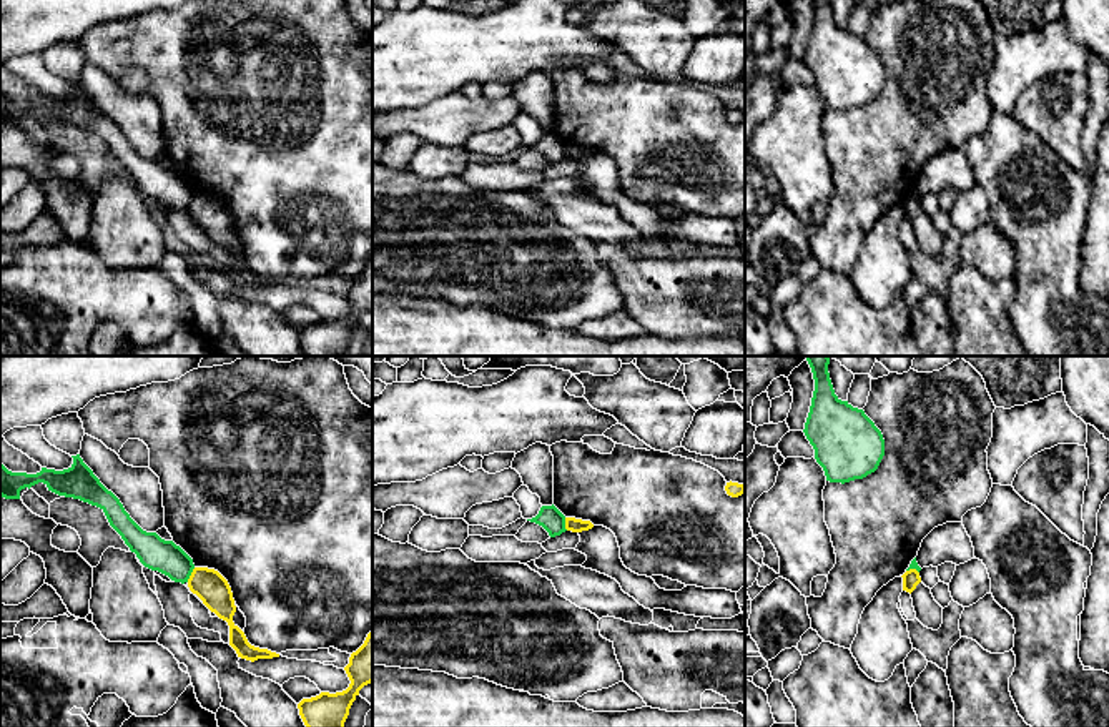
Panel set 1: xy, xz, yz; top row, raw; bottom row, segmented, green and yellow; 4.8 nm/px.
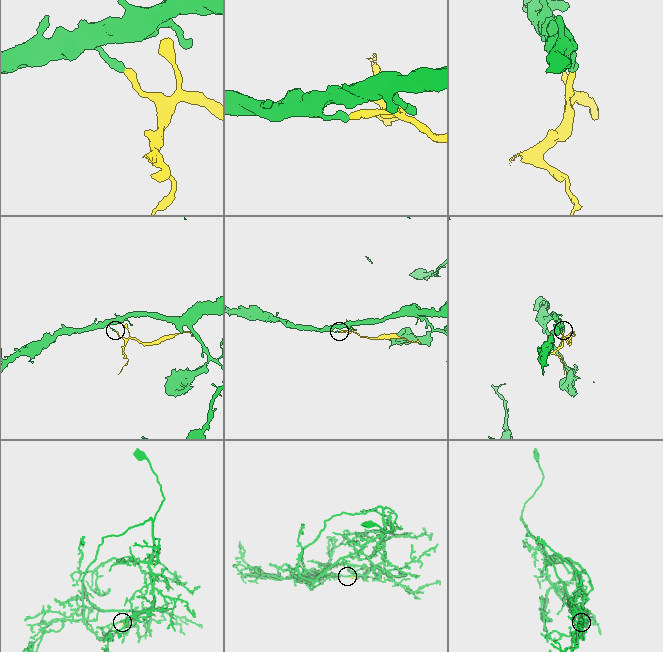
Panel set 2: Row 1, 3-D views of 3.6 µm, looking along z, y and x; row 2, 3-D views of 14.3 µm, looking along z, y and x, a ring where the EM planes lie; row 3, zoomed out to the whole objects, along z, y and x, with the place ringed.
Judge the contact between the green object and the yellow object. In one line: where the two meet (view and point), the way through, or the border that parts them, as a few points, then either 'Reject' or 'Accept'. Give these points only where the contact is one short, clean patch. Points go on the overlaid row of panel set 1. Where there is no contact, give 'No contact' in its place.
Touches green at xy (190, 574). Boundary: xy (195, 568), (187, 581). Reject

